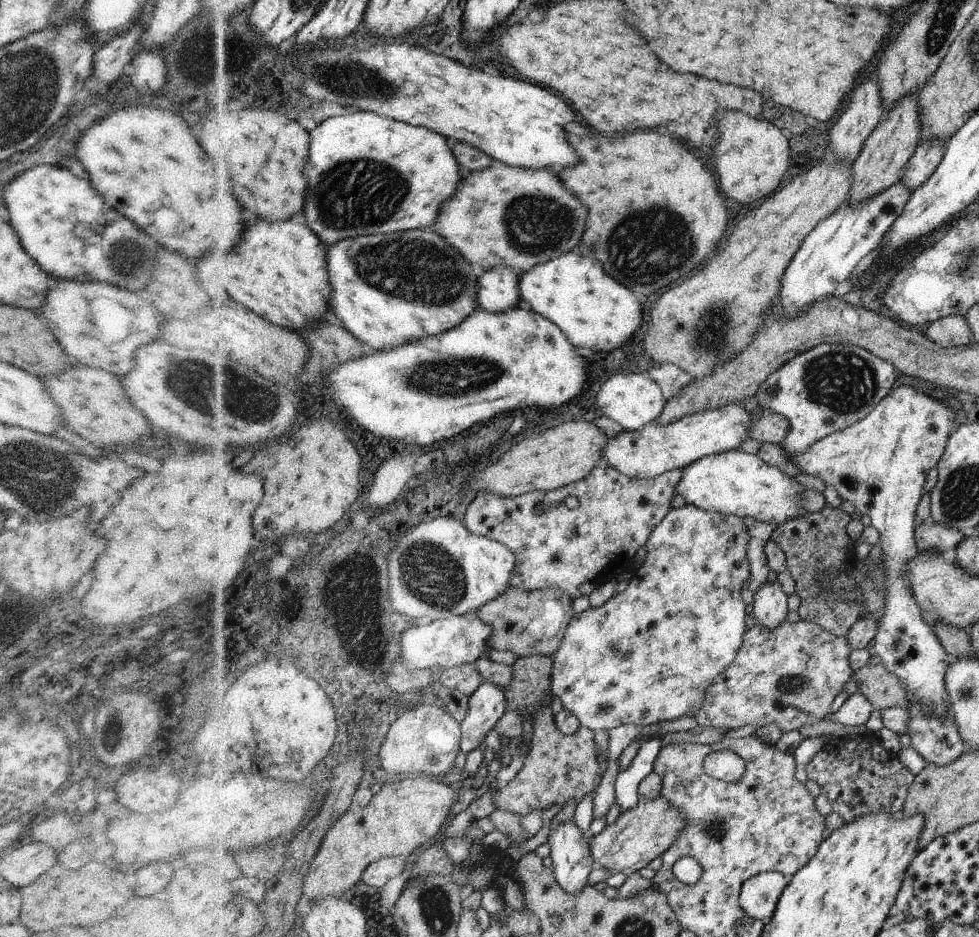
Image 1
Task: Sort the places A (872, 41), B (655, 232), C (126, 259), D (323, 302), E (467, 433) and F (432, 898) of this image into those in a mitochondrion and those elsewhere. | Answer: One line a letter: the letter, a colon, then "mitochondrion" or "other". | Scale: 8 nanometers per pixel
A: other
B: mitochondrion
C: mitochondrion
D: other
E: other
F: mitochondrion

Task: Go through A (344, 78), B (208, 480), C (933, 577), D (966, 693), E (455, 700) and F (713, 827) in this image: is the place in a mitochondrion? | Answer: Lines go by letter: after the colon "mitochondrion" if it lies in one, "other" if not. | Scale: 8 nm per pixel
A: mitochondrion
B: other
C: other
D: other
E: other
F: mitochondrion

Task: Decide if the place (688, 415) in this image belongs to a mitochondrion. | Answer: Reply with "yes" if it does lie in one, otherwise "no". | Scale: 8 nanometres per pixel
no

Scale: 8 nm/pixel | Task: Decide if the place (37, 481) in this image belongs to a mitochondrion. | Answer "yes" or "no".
yes

